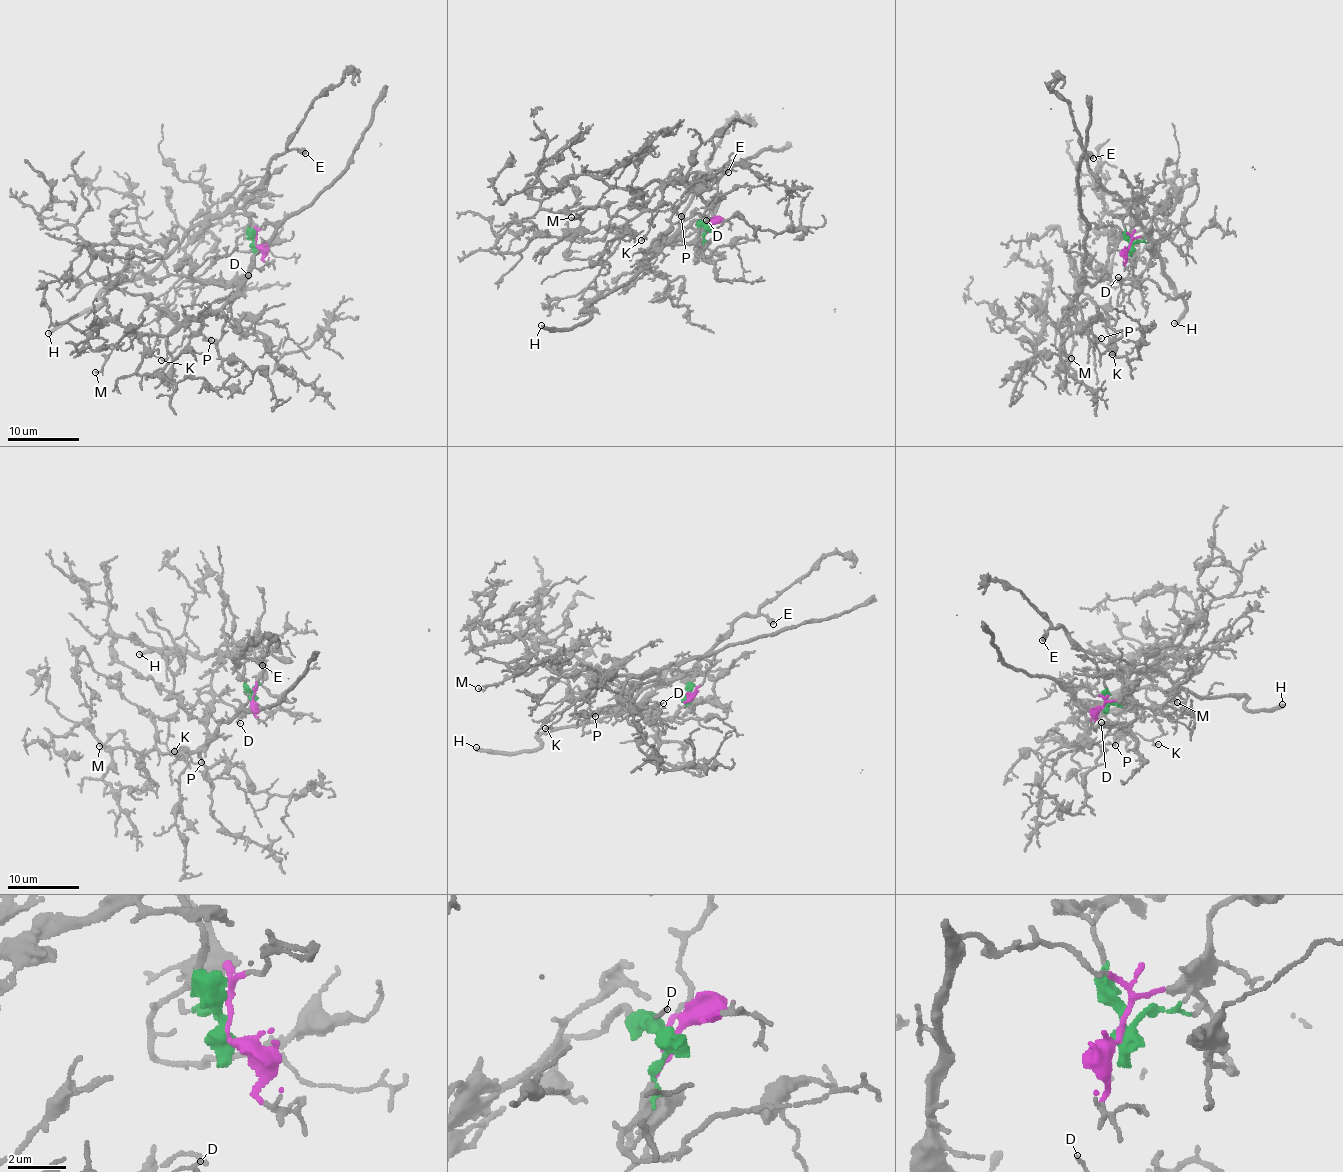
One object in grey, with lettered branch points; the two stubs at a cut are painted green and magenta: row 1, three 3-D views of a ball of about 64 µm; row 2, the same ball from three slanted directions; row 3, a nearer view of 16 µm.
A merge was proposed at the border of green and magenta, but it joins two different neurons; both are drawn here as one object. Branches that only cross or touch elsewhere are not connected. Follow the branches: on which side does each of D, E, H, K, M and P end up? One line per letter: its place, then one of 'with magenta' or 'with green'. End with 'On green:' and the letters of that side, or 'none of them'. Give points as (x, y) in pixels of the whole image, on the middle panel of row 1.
D: at (706, 220); with magenta
E: at (728, 172); with green
H: at (541, 325); with green
K: at (641, 240); with magenta
M: at (571, 217); with magenta
P: at (681, 216); with magenta
On green: E, H

